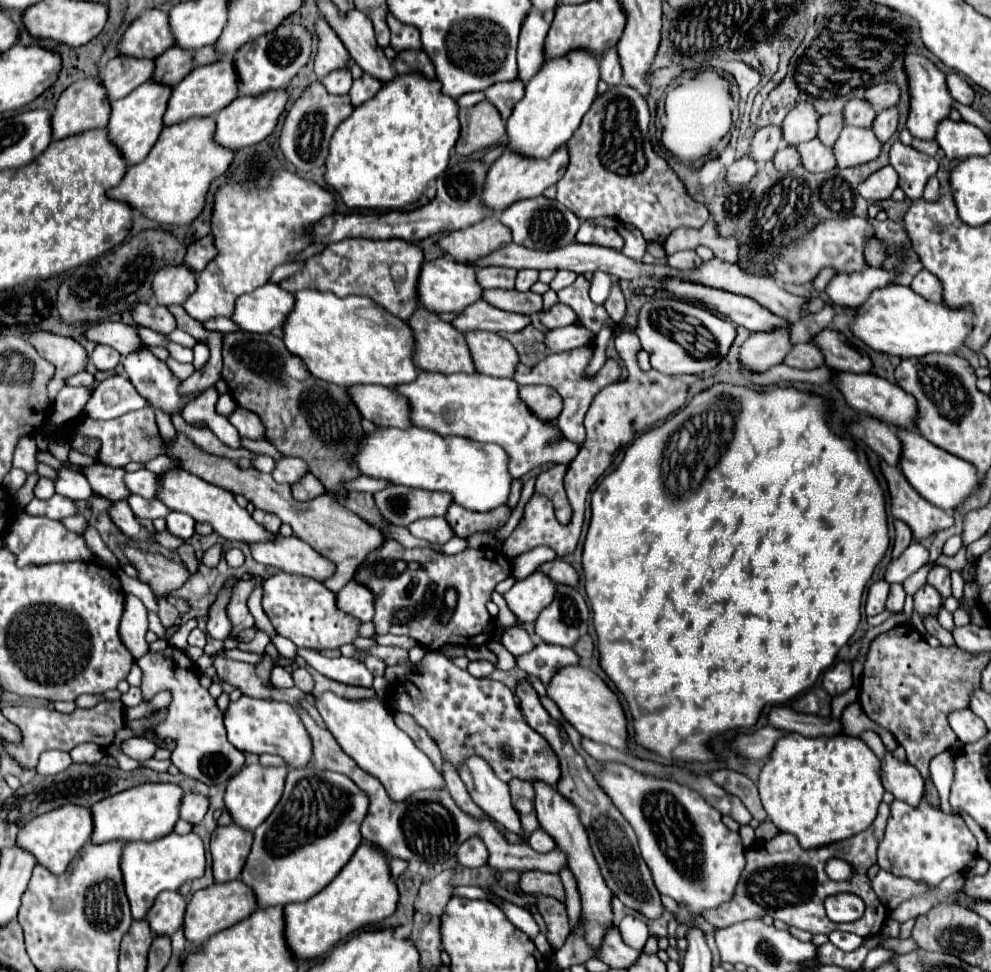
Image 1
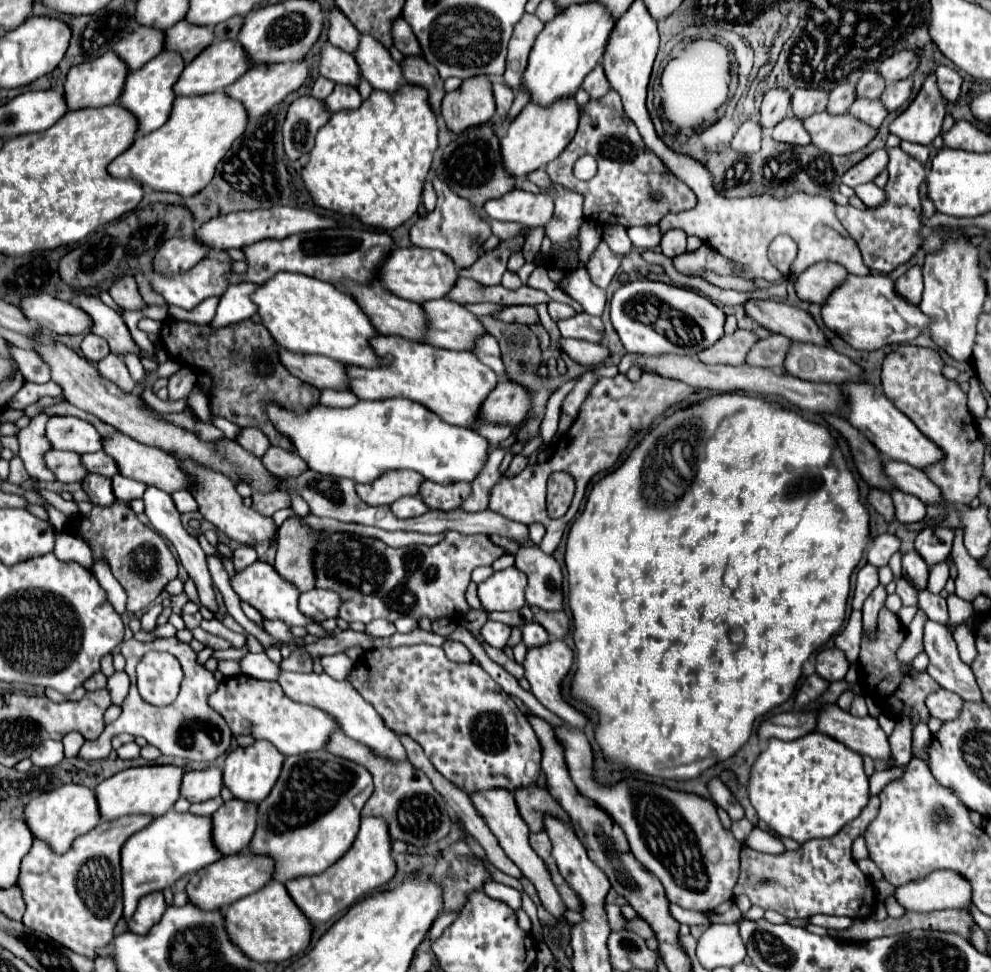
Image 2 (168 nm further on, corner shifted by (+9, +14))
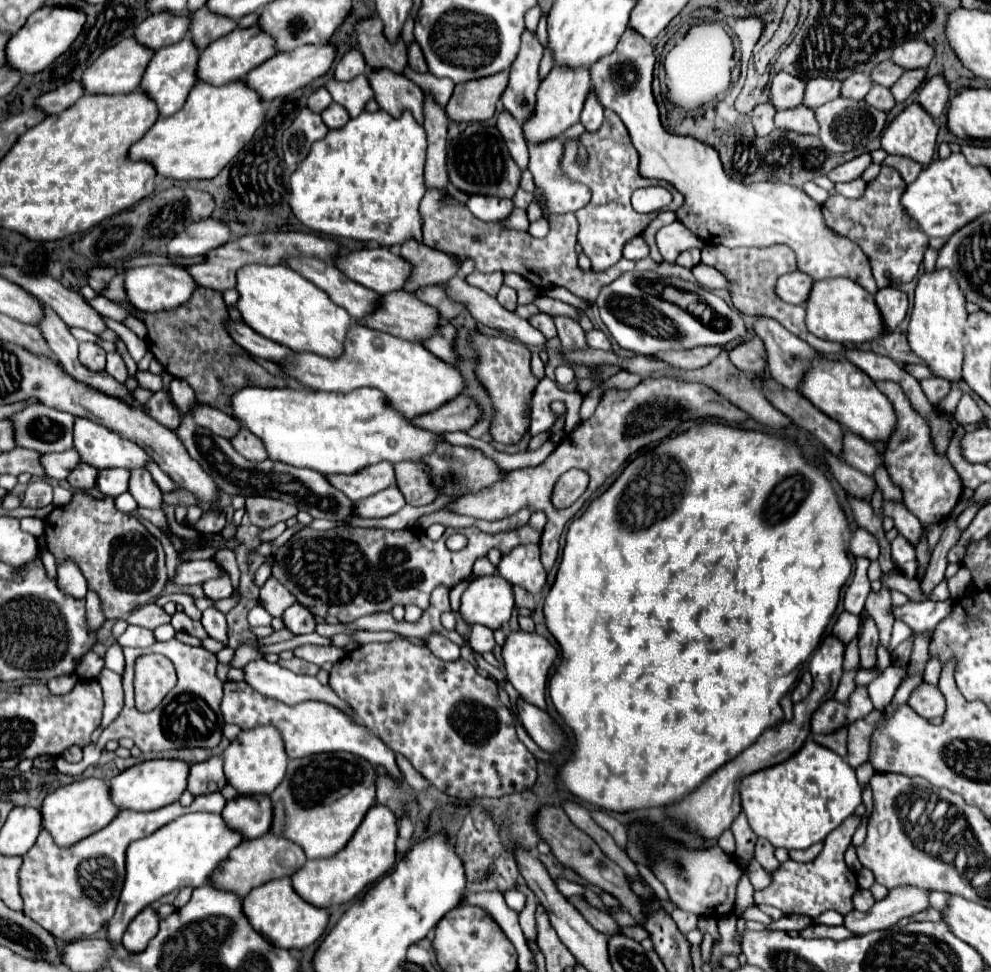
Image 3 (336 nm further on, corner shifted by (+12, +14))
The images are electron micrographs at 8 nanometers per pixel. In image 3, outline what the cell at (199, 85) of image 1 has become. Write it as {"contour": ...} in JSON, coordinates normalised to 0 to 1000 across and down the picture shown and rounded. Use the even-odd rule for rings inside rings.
{"contour":[[[250,28],[250,30],[236,30],[236,34],[230,34],[228,38],[216,42],[212,48],[208,48],[202,55],[202,63],[200,63],[200,81],[214,85],[214,87],[224,87],[224,85],[232,85],[232,83],[240,83],[246,81],[256,69],[260,69],[262,65],[266,65],[268,61],[276,59],[281,55],[279,50],[279,42],[276,38],[272,38],[272,34],[264,34],[264,30],[260,28]]]}

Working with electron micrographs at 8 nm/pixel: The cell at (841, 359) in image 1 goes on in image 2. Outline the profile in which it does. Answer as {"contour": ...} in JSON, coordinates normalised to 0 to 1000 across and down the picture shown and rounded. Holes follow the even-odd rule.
{"contour":[[[754,308],[752,322],[768,336],[772,336],[780,343],[788,343],[788,345],[796,347],[798,351],[837,355],[832,343],[822,332],[818,322],[814,322],[806,316],[778,310],[778,308]]]}

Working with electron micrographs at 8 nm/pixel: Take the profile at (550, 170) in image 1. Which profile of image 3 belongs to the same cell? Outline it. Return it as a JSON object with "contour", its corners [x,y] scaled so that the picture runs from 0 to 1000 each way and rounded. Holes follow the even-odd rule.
{"contour":[[[561,69],[561,71],[557,71],[543,92],[539,122],[535,122],[529,129],[531,145],[551,145],[551,143],[565,141],[573,131],[583,127],[583,120],[585,120],[589,104],[595,96],[595,90],[597,90],[595,87],[595,71],[591,71],[591,69]]]}

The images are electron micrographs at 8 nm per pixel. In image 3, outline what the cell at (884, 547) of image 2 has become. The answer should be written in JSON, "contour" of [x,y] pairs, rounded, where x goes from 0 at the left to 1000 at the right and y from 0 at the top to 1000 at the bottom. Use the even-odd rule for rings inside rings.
{"contour":[[[864,544],[858,552],[858,559],[856,559],[856,565],[862,573],[874,573],[878,577],[886,575],[886,569],[888,569],[888,563],[886,563],[886,557],[874,546],[874,544]]]}

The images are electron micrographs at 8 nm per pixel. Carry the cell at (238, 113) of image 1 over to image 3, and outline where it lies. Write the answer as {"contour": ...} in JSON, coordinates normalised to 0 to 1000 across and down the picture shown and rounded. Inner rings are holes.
{"contour":[[[305,46],[303,50],[281,55],[274,61],[260,67],[258,71],[254,71],[248,79],[248,85],[254,92],[258,92],[266,100],[266,104],[274,104],[276,100],[291,98],[291,96],[315,85],[319,79],[325,79],[333,71],[337,61],[339,61],[337,46]]]}

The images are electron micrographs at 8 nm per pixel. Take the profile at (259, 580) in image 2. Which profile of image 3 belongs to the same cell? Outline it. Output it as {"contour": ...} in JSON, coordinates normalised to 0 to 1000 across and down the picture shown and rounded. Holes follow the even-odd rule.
{"contour":[[[190,577],[178,583],[172,600],[176,602],[198,602],[222,592],[222,583],[216,577]]]}

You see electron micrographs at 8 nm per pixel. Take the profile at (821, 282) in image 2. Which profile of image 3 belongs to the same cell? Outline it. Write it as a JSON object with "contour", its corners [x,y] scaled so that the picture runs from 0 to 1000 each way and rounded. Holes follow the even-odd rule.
{"contour":[[[809,279],[805,281],[797,281],[797,283],[789,283],[783,291],[783,303],[799,314],[811,314],[813,312],[813,303],[817,301],[817,293],[821,289],[817,289],[817,285],[809,283]]]}

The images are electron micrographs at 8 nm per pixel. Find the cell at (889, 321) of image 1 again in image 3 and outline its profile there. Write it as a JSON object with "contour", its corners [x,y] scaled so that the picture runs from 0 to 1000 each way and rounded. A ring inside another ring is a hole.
{"contour":[[[852,285],[819,291],[817,303],[813,308],[813,338],[834,351],[864,355],[886,349],[894,343],[886,316],[882,312],[882,303],[874,301],[866,291]]]}

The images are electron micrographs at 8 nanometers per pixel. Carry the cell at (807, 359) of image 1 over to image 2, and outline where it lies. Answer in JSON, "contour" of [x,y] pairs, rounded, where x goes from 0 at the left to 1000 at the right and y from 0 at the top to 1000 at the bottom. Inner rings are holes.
{"contour":[[[778,345],[774,349],[768,349],[754,367],[754,376],[762,378],[776,378],[776,380],[788,380],[792,376],[792,367],[796,363],[798,351],[792,345]]]}

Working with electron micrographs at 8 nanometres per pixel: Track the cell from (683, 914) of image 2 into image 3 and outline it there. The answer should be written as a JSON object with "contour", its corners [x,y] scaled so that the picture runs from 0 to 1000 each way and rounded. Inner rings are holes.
{"contour":[[[706,943],[706,958],[718,963],[719,968],[726,966],[724,945],[721,943]]]}

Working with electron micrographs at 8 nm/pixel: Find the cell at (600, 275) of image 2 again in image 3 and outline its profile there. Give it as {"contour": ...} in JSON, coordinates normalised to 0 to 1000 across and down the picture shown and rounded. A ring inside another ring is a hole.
{"contour":[[[612,112],[609,114],[607,133],[603,137],[589,137],[585,141],[585,145],[591,151],[591,157],[595,157],[593,168],[585,170],[583,168],[583,151],[581,151],[581,147],[569,145],[567,174],[569,174],[569,178],[573,182],[593,190],[595,197],[597,197],[595,209],[581,219],[583,229],[585,229],[583,250],[587,252],[589,260],[595,264],[599,277],[612,277],[612,275],[620,273],[622,269],[626,269],[628,254],[632,252],[632,248],[636,248],[638,244],[646,242],[648,236],[652,236],[656,231],[656,227],[662,223],[662,219],[648,221],[648,219],[642,219],[638,215],[636,203],[638,203],[638,199],[642,194],[654,192],[654,190],[668,190],[668,192],[672,192],[680,201],[680,207],[674,213],[678,217],[684,215],[690,209],[690,203],[672,186],[644,182],[644,157],[642,157],[642,153],[640,153],[640,149],[636,145],[632,129],[628,127],[628,122],[620,114]]]}

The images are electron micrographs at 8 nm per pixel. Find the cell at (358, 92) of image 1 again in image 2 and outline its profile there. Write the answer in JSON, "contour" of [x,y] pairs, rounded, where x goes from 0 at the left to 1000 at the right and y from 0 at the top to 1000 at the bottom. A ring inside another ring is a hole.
{"contour":[[[338,87],[336,96],[328,102],[328,106],[332,108],[332,114],[344,114],[344,112],[360,112],[364,108],[364,98],[360,94],[360,90],[356,92],[354,87]]]}

